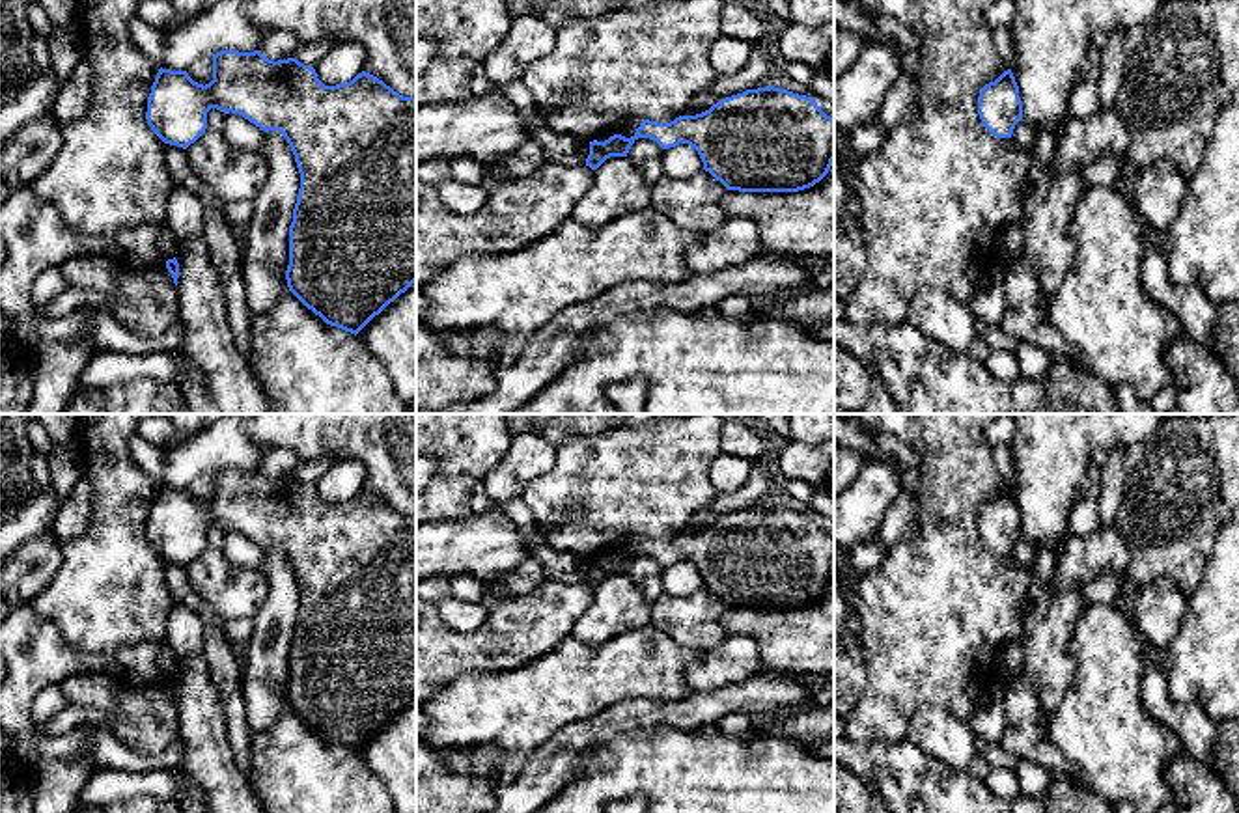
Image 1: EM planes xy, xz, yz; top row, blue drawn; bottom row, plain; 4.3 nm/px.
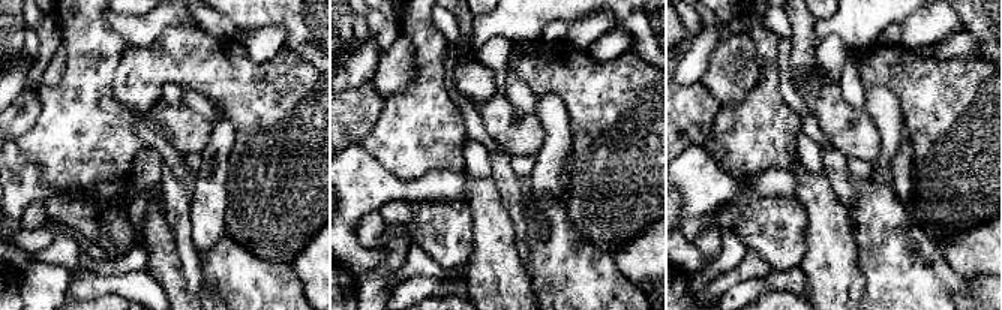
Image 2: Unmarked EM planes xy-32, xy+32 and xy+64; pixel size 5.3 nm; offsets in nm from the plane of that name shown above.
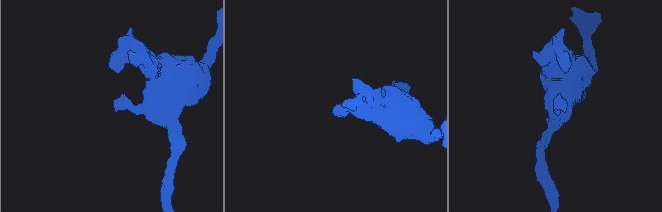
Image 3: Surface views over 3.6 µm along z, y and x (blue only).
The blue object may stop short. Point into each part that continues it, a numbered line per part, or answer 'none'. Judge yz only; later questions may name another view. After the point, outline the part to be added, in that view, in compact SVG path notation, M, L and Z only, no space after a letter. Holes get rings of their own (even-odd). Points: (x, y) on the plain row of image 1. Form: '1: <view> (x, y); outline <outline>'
none

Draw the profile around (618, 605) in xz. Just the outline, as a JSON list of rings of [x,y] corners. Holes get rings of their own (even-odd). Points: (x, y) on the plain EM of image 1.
[[[610,574],[595,587],[593,600],[575,623],[571,636],[599,645],[646,625],[651,625],[651,604],[646,602],[642,589],[629,574]]]

